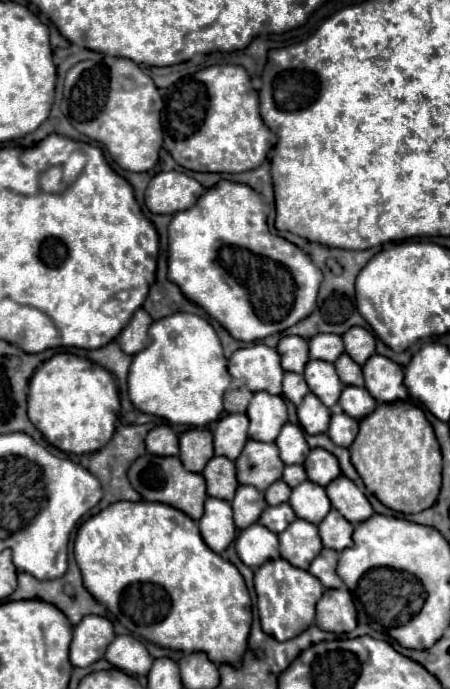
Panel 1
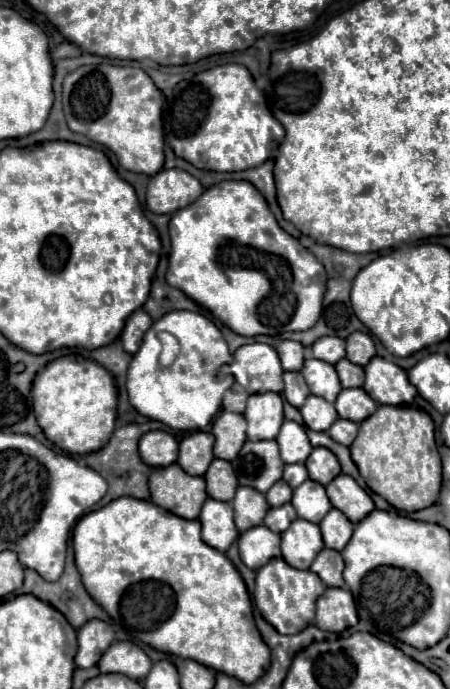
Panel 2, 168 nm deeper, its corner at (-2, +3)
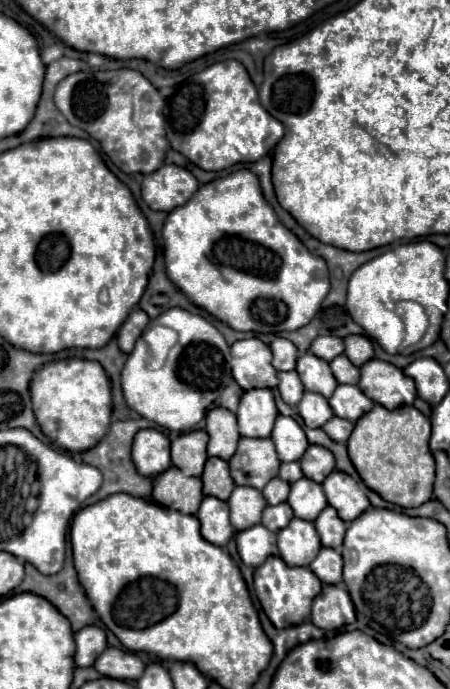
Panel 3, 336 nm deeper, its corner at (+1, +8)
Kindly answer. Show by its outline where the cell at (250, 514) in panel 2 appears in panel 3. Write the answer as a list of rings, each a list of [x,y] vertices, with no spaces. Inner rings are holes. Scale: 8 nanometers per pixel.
[[[236,486],[232,498],[228,500],[228,506],[232,514],[232,526],[240,532],[248,526],[260,524],[260,516],[266,508],[266,502],[260,490],[250,486]]]

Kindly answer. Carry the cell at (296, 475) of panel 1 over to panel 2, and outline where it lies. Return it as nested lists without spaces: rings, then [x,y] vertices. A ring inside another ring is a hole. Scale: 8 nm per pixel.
[[[293,463],[293,465],[285,465],[285,473],[283,473],[283,481],[291,487],[291,489],[295,489],[295,487],[299,487],[305,479],[307,479],[309,475],[307,475],[307,469],[305,469],[305,465],[301,465],[301,463]]]

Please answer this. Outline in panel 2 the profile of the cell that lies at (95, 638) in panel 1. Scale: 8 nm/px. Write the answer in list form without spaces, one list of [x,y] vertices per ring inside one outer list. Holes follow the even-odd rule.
[[[89,619],[79,631],[77,631],[77,655],[75,663],[81,669],[93,667],[99,663],[103,651],[115,641],[115,631],[109,623],[101,619]]]

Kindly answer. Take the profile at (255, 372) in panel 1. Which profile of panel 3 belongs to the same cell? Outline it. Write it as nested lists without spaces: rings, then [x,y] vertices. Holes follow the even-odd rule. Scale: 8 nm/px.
[[[258,338],[238,340],[232,344],[232,376],[242,390],[274,388],[278,384],[272,366],[270,348]]]

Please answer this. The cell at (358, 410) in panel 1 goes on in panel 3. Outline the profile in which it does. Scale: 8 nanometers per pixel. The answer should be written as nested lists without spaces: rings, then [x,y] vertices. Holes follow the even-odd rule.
[[[344,384],[336,386],[328,402],[338,418],[348,418],[352,422],[356,422],[374,406],[374,402],[368,396],[364,396],[364,392],[358,386],[344,386]]]

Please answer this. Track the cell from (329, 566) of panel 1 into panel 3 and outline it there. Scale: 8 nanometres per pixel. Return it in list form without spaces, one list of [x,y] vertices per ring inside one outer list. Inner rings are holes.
[[[322,548],[310,564],[322,584],[342,584],[342,556],[332,548]]]

